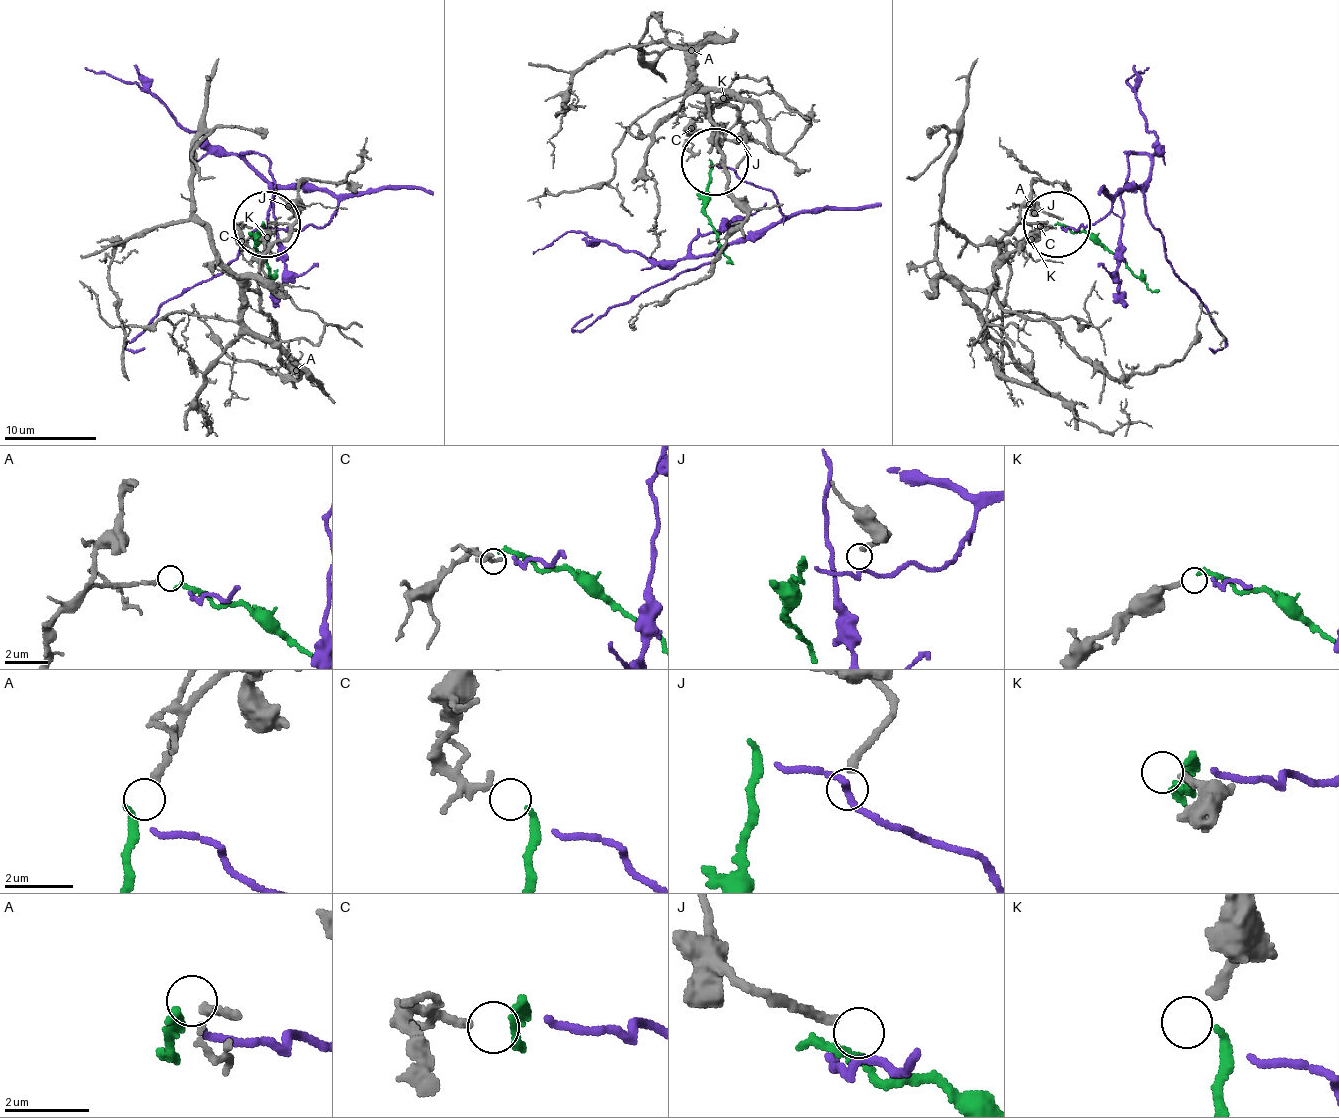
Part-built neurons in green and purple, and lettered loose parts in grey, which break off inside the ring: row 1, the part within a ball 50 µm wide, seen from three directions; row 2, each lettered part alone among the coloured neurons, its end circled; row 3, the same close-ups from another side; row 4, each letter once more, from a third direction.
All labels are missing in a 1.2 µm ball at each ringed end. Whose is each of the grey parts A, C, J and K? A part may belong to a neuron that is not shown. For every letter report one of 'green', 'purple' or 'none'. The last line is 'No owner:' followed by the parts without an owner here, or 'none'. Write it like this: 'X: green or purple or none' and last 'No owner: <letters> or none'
A: green
C: none
J: none
K: none
No owner: C, J, K

